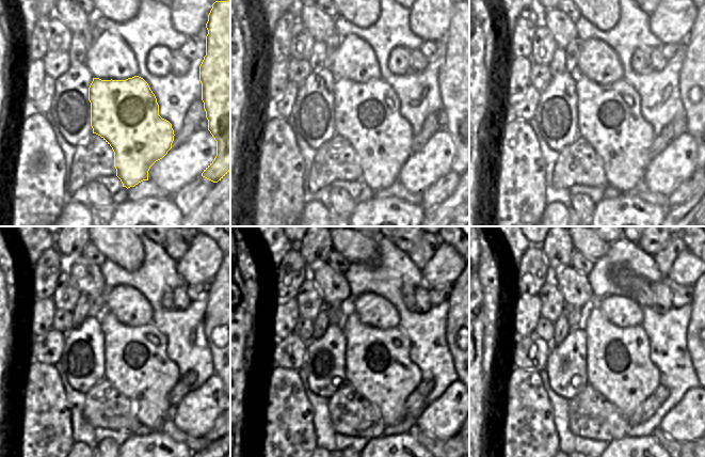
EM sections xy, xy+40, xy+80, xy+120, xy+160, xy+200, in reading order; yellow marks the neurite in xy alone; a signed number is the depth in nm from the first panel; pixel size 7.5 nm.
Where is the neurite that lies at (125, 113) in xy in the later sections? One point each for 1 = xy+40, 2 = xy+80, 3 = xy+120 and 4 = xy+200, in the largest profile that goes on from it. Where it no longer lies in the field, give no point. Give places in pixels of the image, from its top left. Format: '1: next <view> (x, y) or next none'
1: next xy+40 (367, 114)
2: next xy+80 (609, 119)
3: next xy+120 (134, 360)
4: next xy+200 (618, 363)

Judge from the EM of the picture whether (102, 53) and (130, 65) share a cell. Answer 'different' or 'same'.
same

